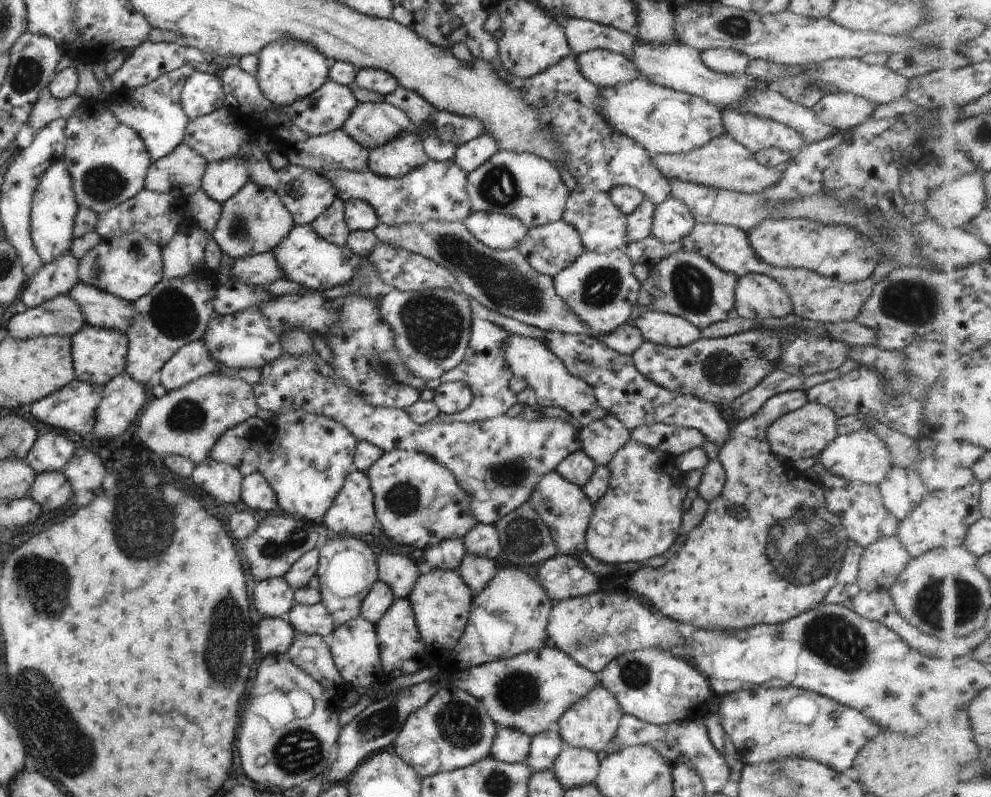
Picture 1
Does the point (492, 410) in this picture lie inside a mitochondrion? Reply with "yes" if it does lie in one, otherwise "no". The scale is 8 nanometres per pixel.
no

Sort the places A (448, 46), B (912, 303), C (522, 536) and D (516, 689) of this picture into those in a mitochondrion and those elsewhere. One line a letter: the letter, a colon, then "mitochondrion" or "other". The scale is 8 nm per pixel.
A: other
B: mitochondrion
C: mitochondrion
D: mitochondrion

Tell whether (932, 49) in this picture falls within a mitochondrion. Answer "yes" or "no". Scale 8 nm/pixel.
no

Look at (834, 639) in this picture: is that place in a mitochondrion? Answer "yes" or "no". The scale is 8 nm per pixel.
yes

